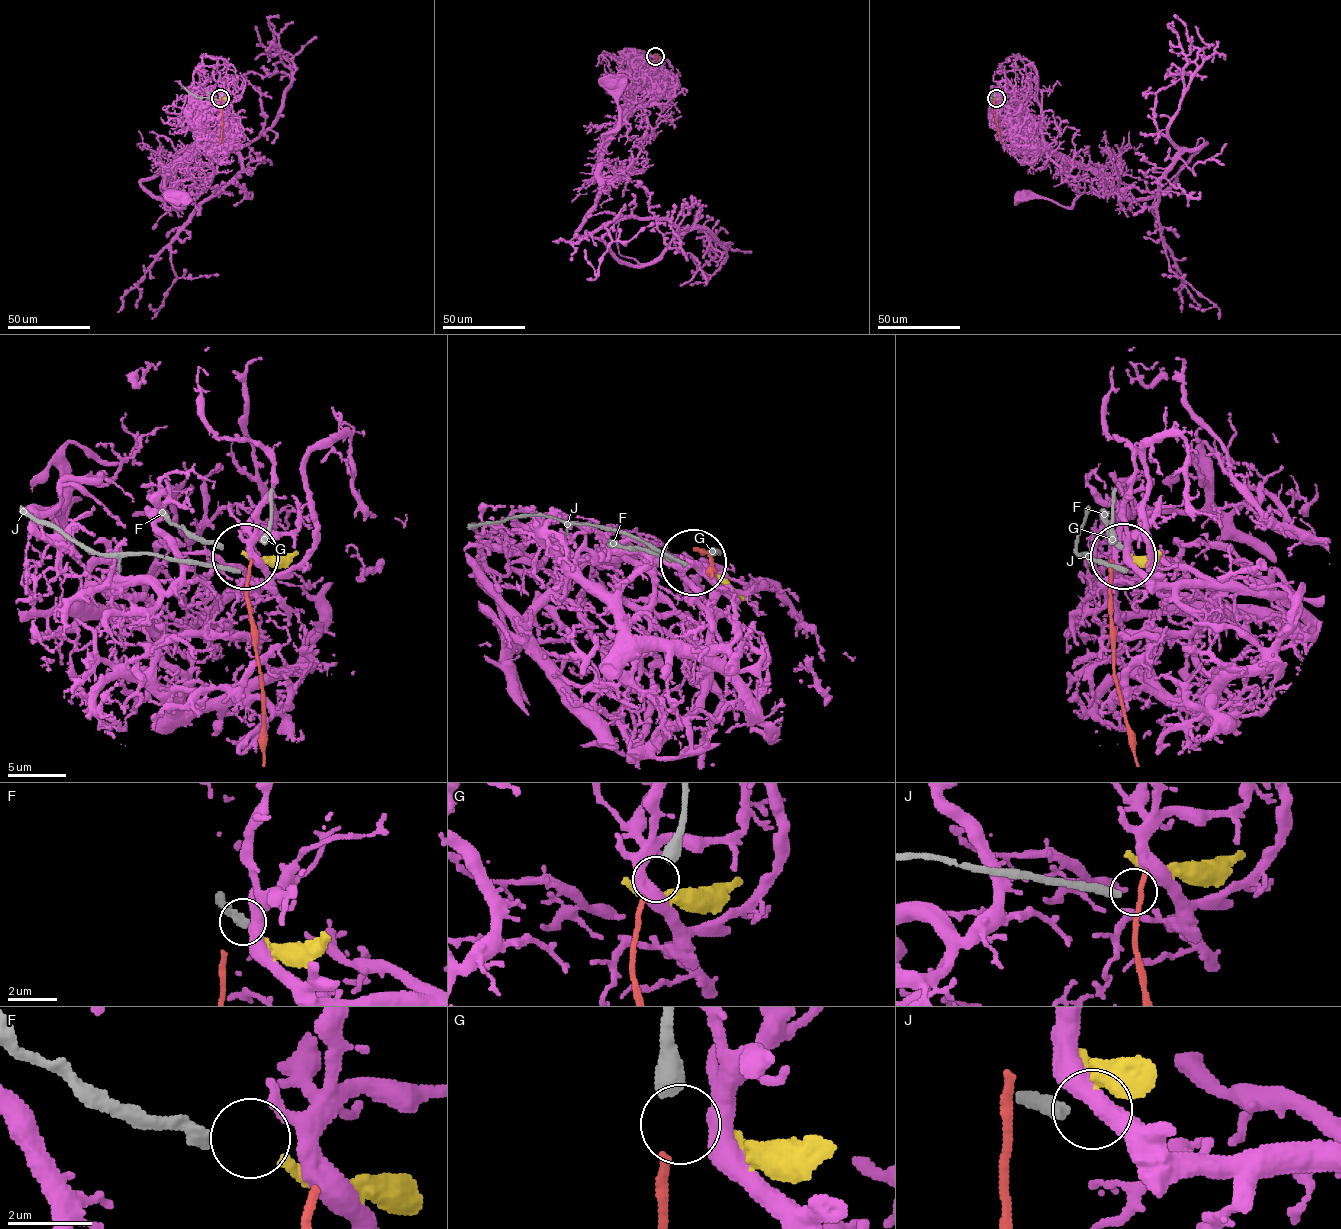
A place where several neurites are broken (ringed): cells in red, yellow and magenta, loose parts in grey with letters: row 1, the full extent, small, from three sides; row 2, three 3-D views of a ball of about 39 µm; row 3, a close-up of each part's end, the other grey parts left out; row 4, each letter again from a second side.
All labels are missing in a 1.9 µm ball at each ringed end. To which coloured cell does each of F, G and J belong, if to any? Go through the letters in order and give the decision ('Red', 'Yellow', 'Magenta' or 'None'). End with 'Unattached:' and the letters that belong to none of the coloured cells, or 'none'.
F: Yellow
G: Red
J: None
Unattached: J

